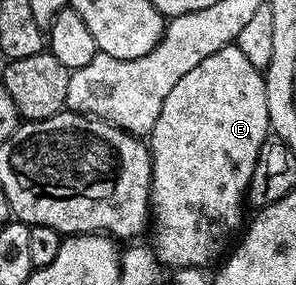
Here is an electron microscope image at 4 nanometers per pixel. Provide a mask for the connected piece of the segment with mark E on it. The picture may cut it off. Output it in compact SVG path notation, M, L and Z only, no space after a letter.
M237 45L220 49L216 53L212 53L212 57L204 57L204 61L200 61L200 65L196 65L196 69L190 70L185 77L180 77L179 83L172 88L172 93L168 93L168 98L164 101L164 109L160 109L160 117L156 117L156 125L148 136L150 160L154 166L154 181L150 185L150 205L153 219L152 231L154 227L152 250L163 268L201 267L206 269L209 268L209 263L215 262L214 264L217 264L227 254L228 248L235 242L239 232L243 230L242 203L244 207L244 200L247 198L250 190L252 173L256 169L256 161L260 157L260 149L265 145L270 134L266 80L263 72L248 62L248 57L244 57L244 53L240 53Z

